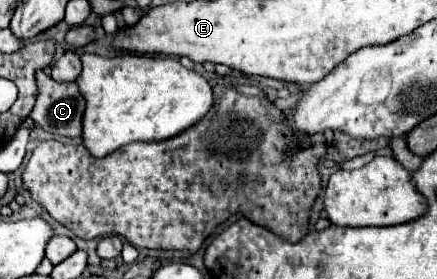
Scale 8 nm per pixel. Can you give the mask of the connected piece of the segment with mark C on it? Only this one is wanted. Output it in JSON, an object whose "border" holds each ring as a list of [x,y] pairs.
{"border":[[[43,70],[37,72],[37,102],[29,118],[45,132],[61,136],[81,136],[85,98],[77,88],[77,82],[59,84]]]}

